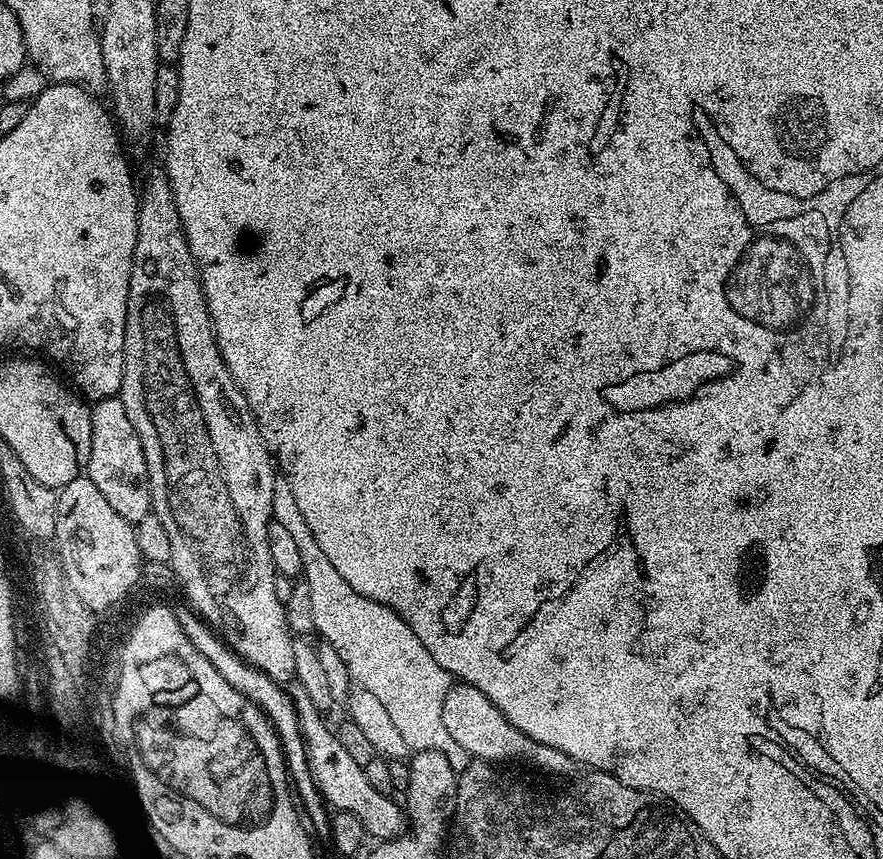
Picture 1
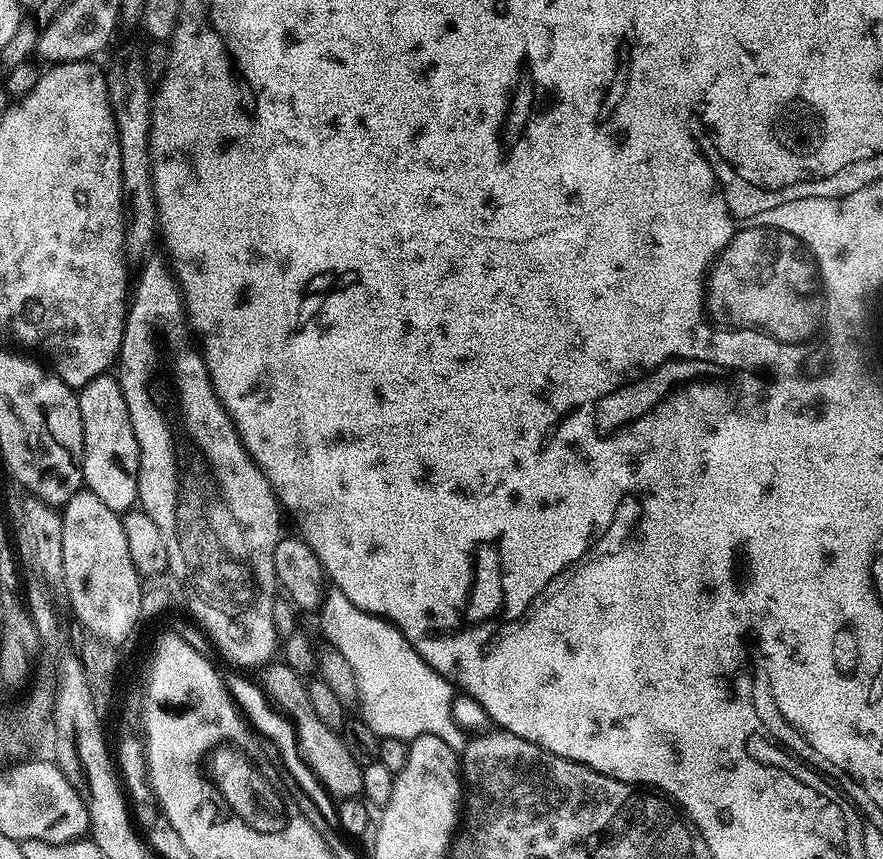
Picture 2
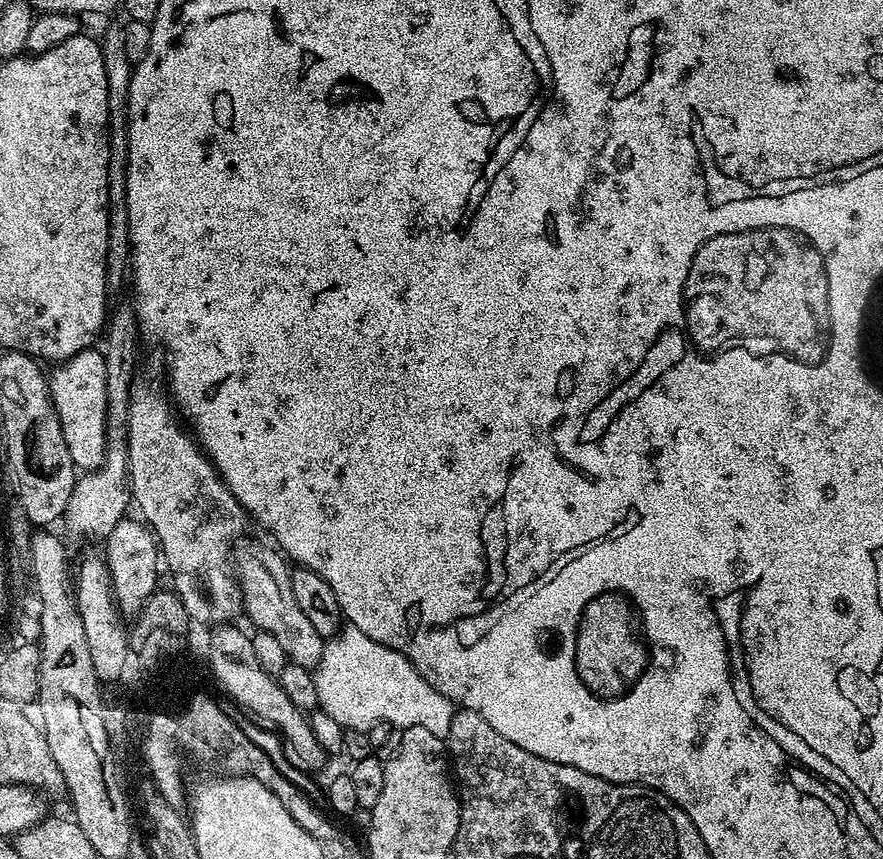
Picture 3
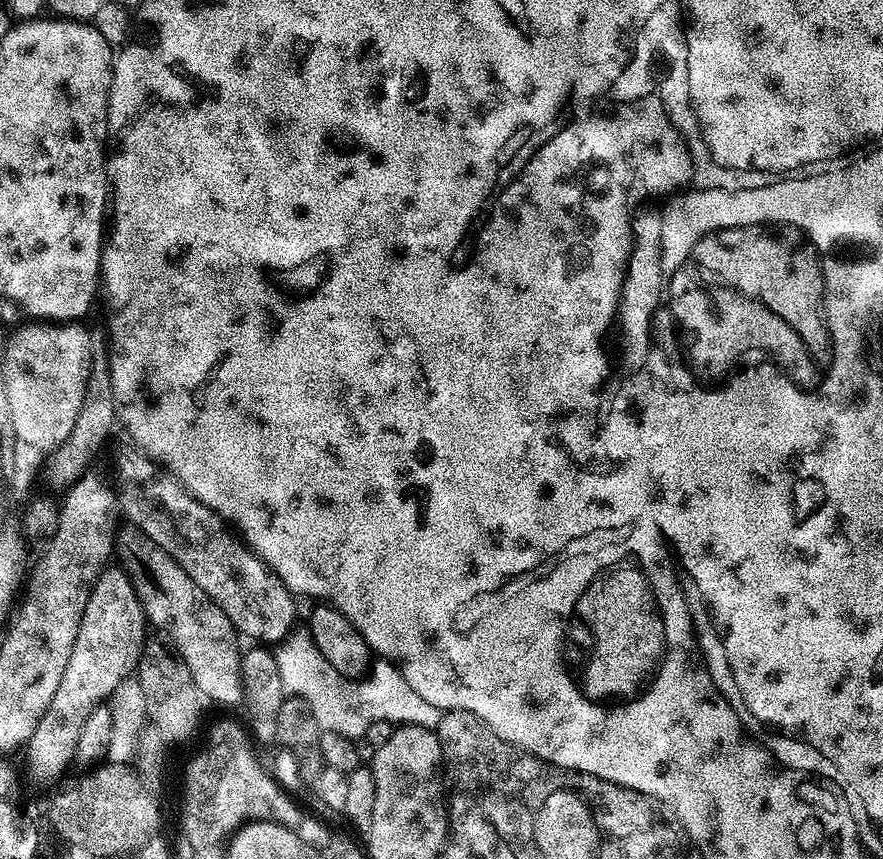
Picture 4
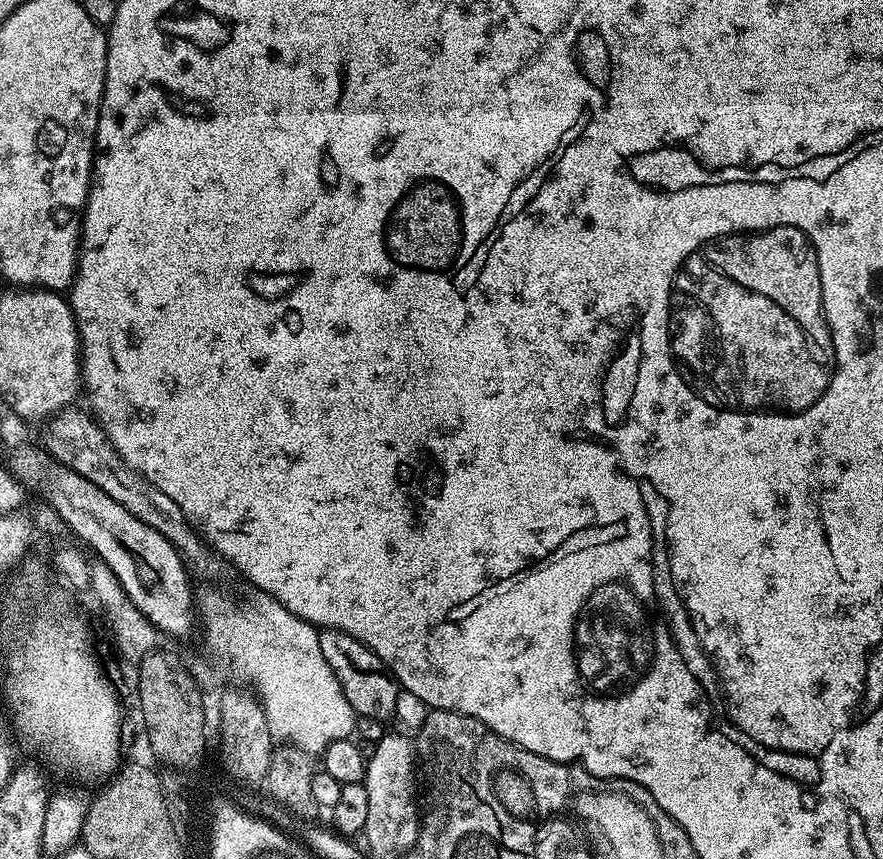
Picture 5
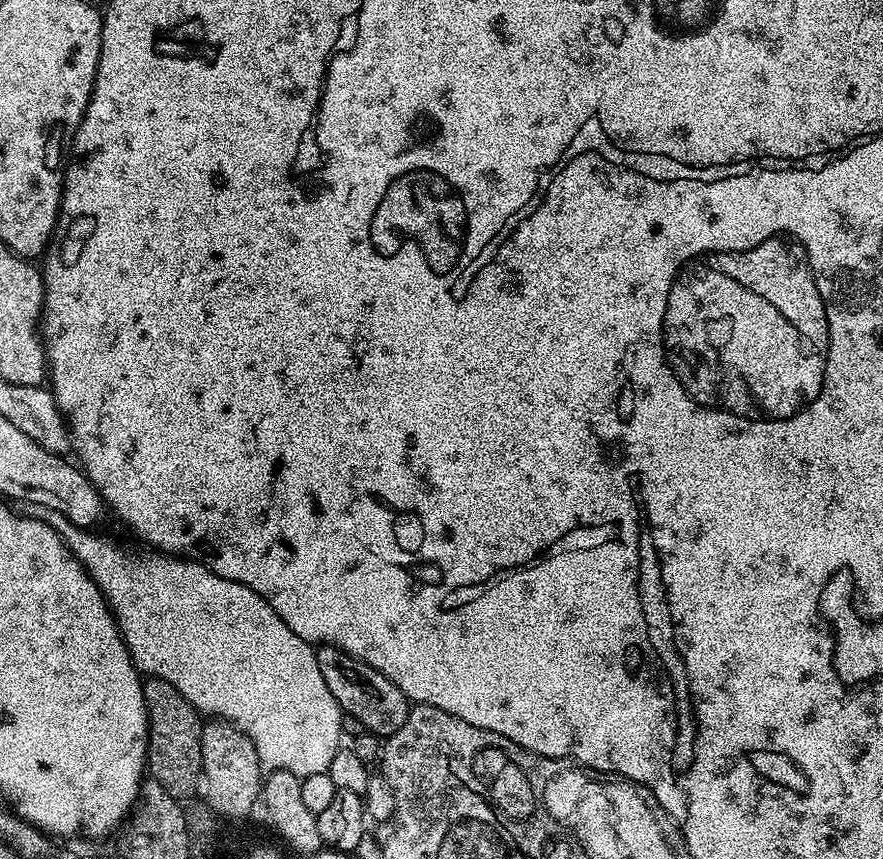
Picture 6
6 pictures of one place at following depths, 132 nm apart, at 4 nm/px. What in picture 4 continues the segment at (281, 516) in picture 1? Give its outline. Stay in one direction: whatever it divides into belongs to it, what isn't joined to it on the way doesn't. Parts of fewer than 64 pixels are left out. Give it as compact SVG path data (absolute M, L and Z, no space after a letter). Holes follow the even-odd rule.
M304 630L293 631L287 639L280 641L274 653L285 689L301 696L309 704L321 729L354 740L365 735L371 724L380 724L383 720L389 720L392 726L420 724L433 730L438 726L442 715L440 709L430 706L426 698L421 698L406 683L406 678L402 678L400 669L383 658L377 659L376 665L371 665L372 676L365 680L352 680L356 678L340 672L322 658L322 650L314 646L311 636Z

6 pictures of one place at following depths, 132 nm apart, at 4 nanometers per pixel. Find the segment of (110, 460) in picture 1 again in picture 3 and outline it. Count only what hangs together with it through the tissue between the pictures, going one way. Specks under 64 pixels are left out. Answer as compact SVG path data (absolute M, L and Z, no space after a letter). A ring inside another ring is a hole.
M95 347L85 348L83 352L74 354L63 361L47 377L49 394L56 407L65 444L69 448L70 458L80 470L91 470L100 467L104 461L106 438L104 423L106 422L106 363Z

